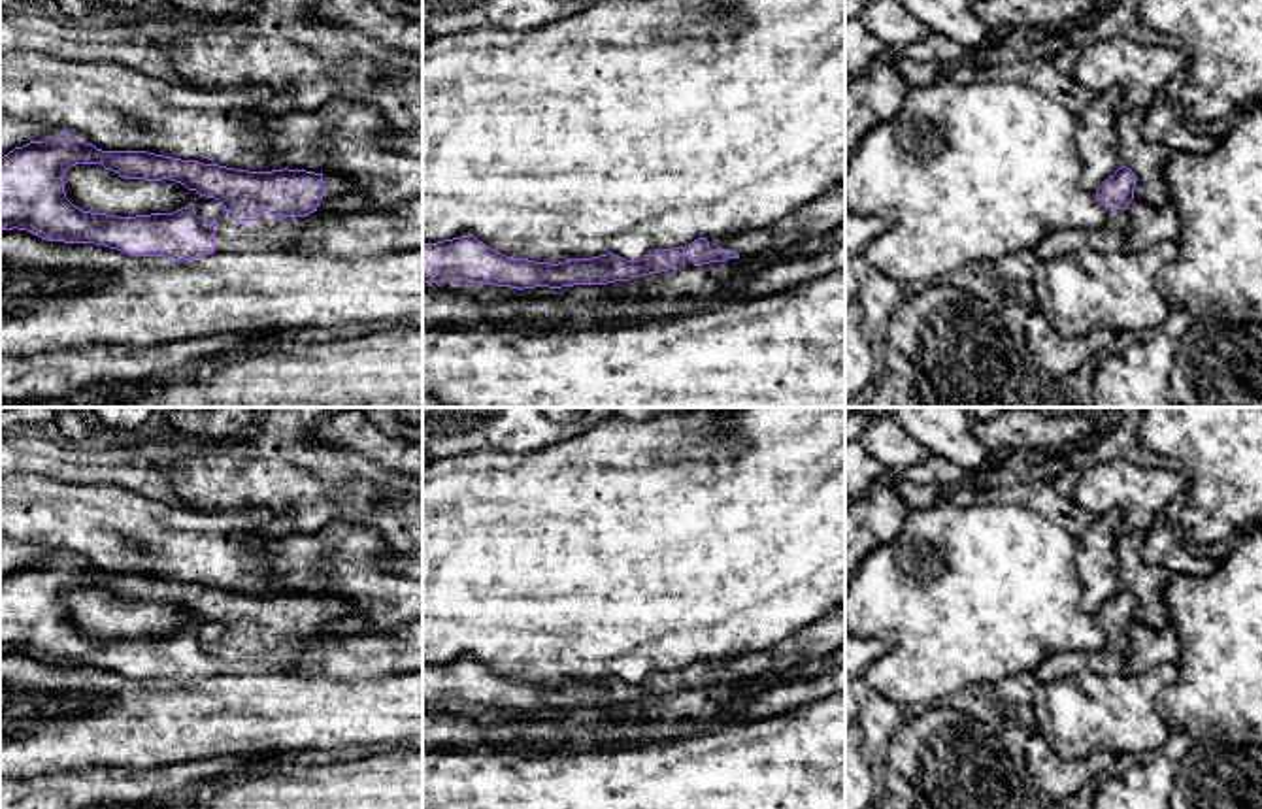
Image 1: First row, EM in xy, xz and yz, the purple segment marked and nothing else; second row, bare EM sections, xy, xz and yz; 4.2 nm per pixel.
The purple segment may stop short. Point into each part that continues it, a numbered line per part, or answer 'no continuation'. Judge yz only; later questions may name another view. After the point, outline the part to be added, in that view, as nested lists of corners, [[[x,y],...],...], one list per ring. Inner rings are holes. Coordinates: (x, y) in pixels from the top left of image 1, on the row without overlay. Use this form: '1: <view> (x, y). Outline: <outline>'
1: yz (1110, 660). Outline: [[[1105,632],[1105,647],[1100,651],[1071,651],[1053,654],[1034,671],[1038,681],[1049,683],[1068,675],[1092,671],[1096,675],[1119,675],[1124,671],[1128,632]]]

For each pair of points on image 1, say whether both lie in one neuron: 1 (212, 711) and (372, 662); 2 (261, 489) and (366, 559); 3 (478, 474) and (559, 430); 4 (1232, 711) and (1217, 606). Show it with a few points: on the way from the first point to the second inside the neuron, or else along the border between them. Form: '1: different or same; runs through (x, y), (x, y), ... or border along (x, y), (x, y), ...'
1: different; border along (298, 672), (370, 681)
2: different; border along (366, 528), (329, 521), (310, 532), (278, 536)
3: different; border along (563, 440), (531, 451), (474, 451)
4: same; runs through (1232, 685), (1232, 632)

